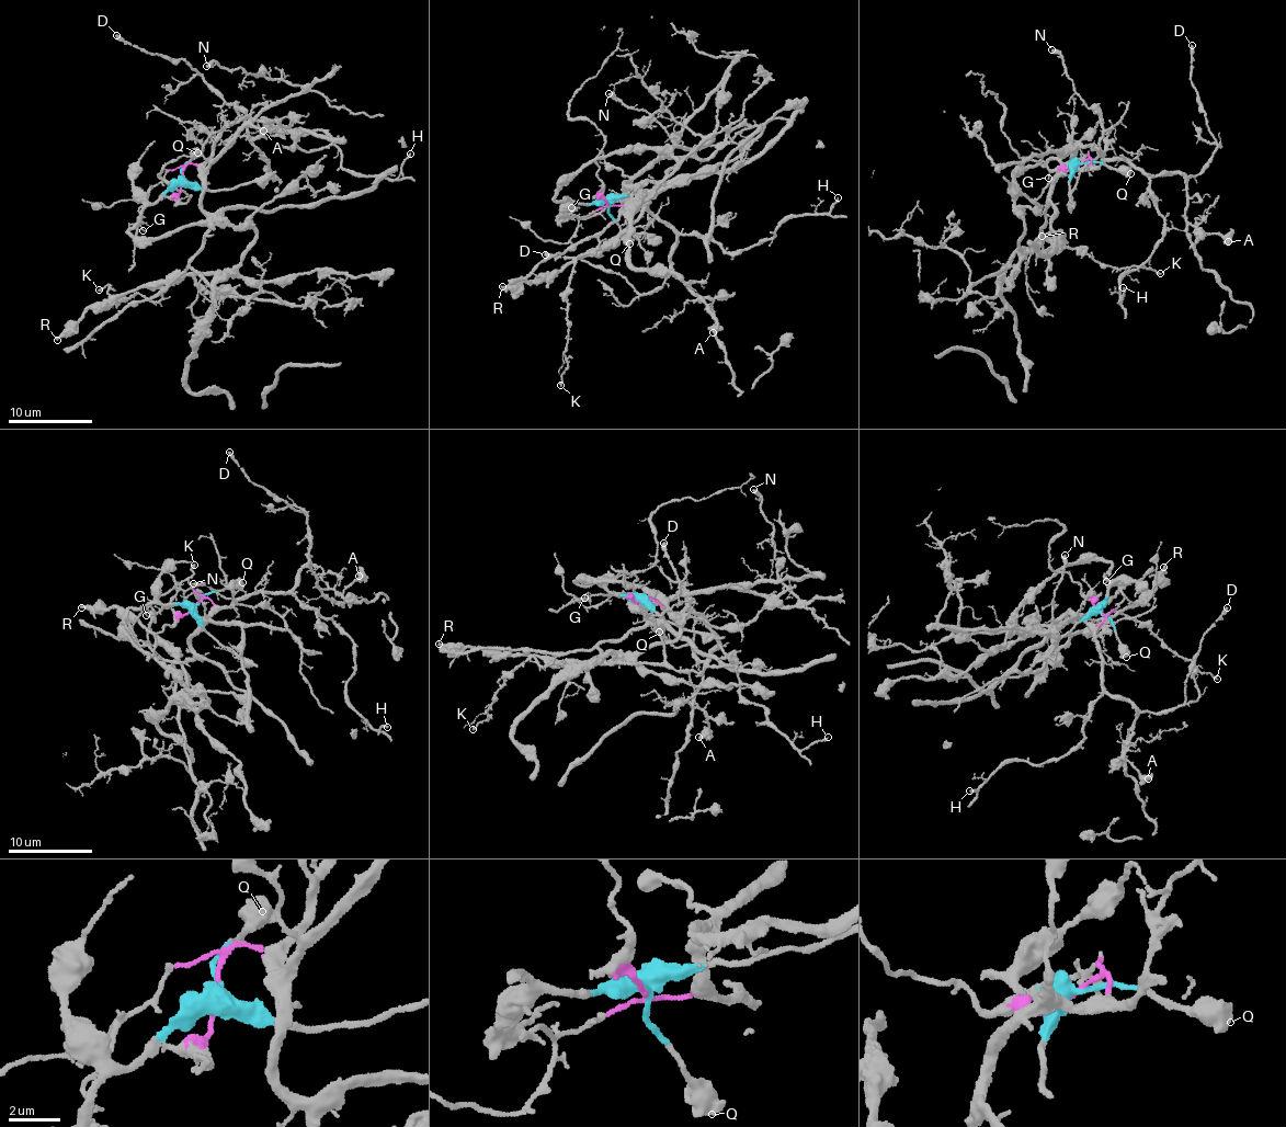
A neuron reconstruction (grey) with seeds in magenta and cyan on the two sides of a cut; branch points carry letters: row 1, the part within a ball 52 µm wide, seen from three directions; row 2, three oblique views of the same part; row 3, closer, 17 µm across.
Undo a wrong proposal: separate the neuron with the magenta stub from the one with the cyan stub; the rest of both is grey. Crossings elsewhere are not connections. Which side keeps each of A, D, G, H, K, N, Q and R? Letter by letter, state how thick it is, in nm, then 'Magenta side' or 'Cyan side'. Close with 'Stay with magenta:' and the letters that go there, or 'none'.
A: Thickness 500 nm. Magenta side
D: Thickness 380 nm. Magenta side
G: Thickness 140 nm. Magenta side
H: Thickness 180 nm. Magenta side
K: Thickness 170 nm. Magenta side
N: Thickness 380 nm. Magenta side
Q: Thickness 750 nm. Cyan side
R: Thickness 340 nm. Cyan side
Stay with magenta: A, D, G, H, K, N

